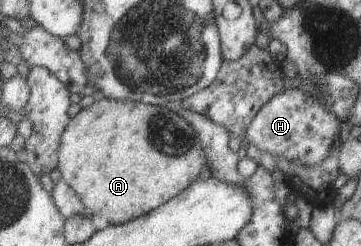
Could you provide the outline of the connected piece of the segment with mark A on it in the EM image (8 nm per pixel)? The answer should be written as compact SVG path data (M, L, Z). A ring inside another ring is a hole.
M99 96L99 99L93 104L82 107L76 116L70 118L70 121L66 124L60 136L56 169L60 172L62 182L64 182L66 186L70 186L71 190L74 190L74 193L80 198L80 202L82 202L82 205L86 208L86 211L91 215L94 215L96 218L102 217L109 224L124 224L165 204L170 198L176 196L178 192L182 192L186 186L189 186L199 178L200 170L206 165L206 158L198 136L196 136L194 130L184 121L182 116L178 116L178 114L172 112L168 106L164 106L164 108L160 108L160 106L161 105L148 106L148 104L142 104L140 102L112 100L112 98Z

